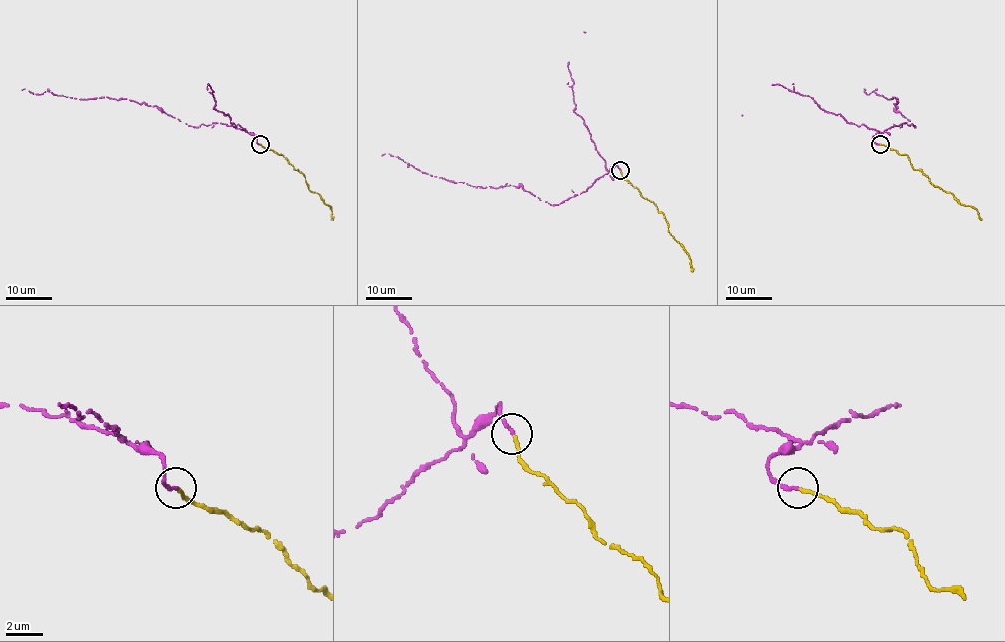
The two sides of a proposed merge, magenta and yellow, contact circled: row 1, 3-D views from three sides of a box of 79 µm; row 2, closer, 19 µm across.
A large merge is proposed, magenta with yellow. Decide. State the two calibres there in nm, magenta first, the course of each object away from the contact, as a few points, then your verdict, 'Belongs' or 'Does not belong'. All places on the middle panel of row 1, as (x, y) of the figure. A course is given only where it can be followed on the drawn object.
Thickness 240 nm (magenta) against 240 nm. Course of magenta: (620, 170), (617, 162), (585, 191), (549, 204), (520, 186), (454, 183), (431, 176), (397, 156), (382, 155). Course of yellow: (620, 170), (621, 176), (663, 213), (669, 233), (685, 250), (693, 271). Does not belong

